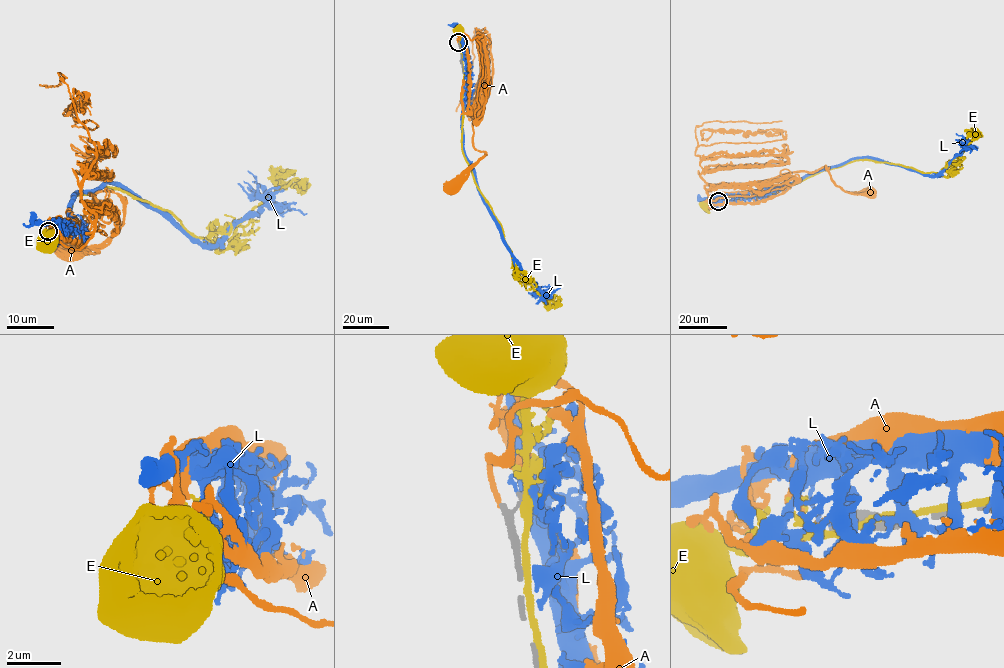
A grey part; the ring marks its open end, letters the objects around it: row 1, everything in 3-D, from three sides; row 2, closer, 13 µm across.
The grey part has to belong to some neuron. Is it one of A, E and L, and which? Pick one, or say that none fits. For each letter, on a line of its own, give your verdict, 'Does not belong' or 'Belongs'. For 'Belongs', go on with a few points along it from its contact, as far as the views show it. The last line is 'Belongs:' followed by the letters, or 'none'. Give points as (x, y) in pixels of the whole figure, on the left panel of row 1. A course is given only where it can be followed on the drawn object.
A: Belongs. Its course: (48, 232), (79, 250), (87, 205), (103, 209), (90, 195), (117, 195), (106, 242), (69, 249)
E: Does not belong
L: Does not belong
Belongs: A

